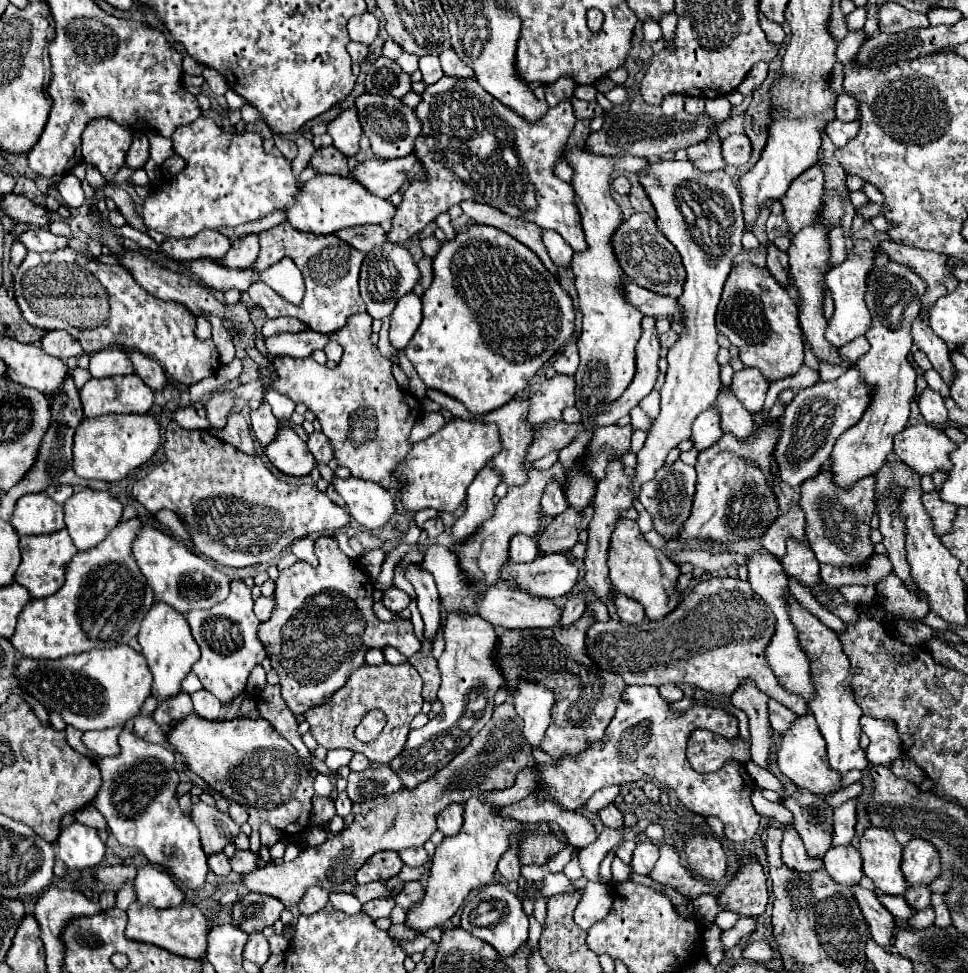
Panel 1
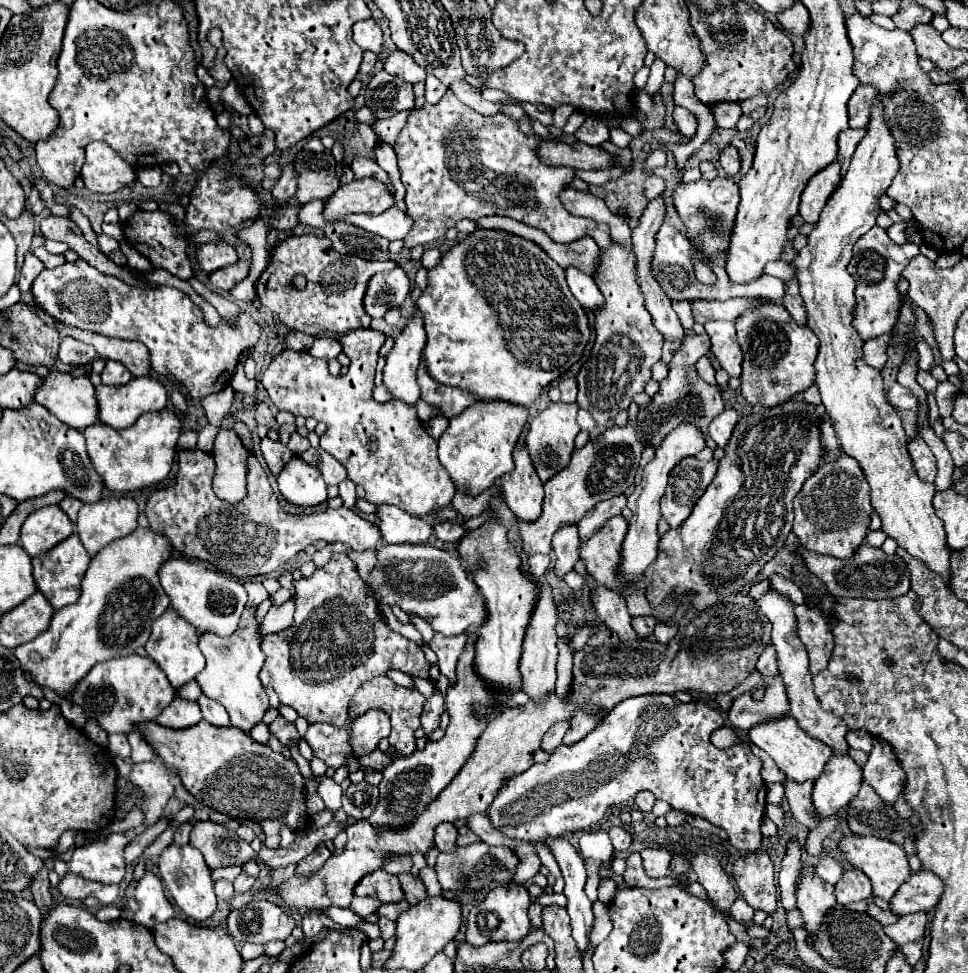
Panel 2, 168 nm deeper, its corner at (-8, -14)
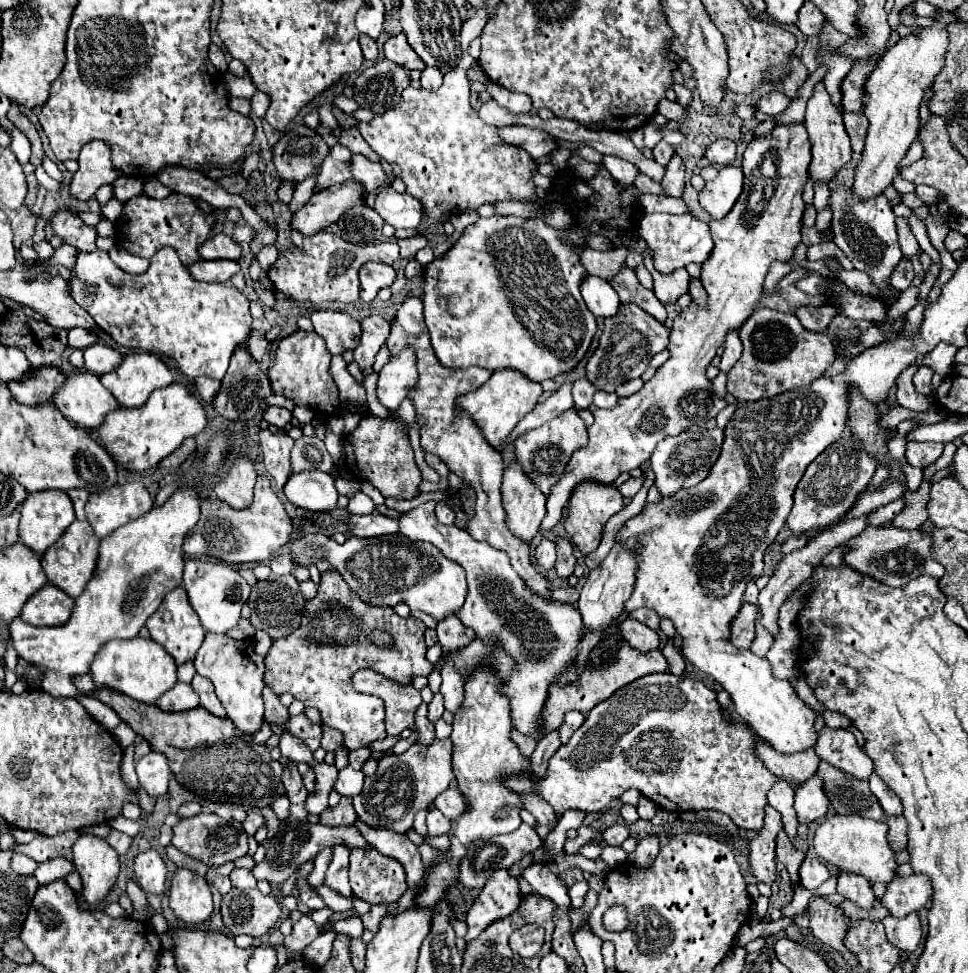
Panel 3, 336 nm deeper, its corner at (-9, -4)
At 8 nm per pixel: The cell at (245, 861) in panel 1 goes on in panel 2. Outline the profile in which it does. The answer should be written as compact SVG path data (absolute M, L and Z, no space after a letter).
M240 874L236 880L234 880L234 890L236 894L242 894L242 892L248 892L252 886L254 886L256 878L248 876L248 874Z

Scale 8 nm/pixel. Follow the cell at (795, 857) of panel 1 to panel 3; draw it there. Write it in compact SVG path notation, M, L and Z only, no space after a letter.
M815 894L809 900L809 920L811 920L811 934L821 940L823 944L831 946L837 952L843 952L843 936L847 932L843 910L823 896Z

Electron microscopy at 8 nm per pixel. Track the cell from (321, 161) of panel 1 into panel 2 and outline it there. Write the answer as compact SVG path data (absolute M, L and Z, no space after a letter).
M300 150L294 156L294 172L298 174L298 190L294 198L300 204L310 200L328 200L328 194L340 188L336 176L336 162L330 154Z

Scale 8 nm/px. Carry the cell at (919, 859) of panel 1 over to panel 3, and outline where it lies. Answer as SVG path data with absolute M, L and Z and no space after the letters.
M905 876L895 878L887 884L887 892L881 898L883 906L889 910L891 916L903 918L909 912L921 910L933 896L933 886L929 884L929 876Z

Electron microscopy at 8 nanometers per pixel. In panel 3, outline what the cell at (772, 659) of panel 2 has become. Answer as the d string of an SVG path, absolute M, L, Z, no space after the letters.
M861 516L861 518L853 518L853 520L845 520L845 522L837 524L835 528L829 528L829 530L819 532L813 540L809 540L809 544L805 544L805 548L801 548L801 550L797 550L797 552L791 552L789 556L785 556L785 558L779 562L779 568L777 568L777 572L773 574L773 578L769 580L769 584L759 592L761 624L765 626L765 630L771 632L773 638L779 634L777 616L779 616L779 608L783 606L785 598L787 598L787 596L789 596L789 594L791 594L801 582L805 582L805 580L811 576L813 568L817 568L817 566L821 564L821 558L823 558L825 554L829 554L833 548L837 548L839 544L847 542L849 538L861 534L865 528L867 528L867 518L865 518L865 516Z

